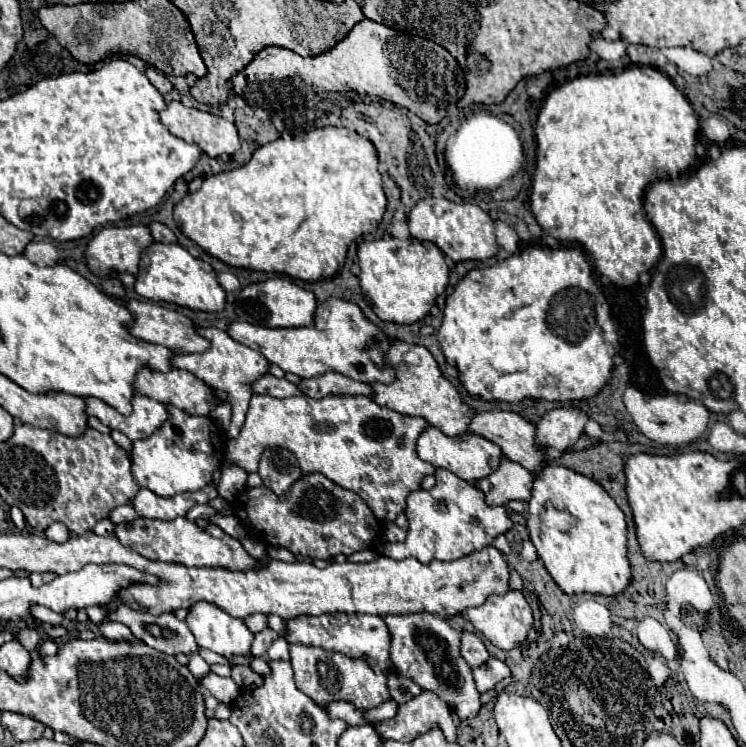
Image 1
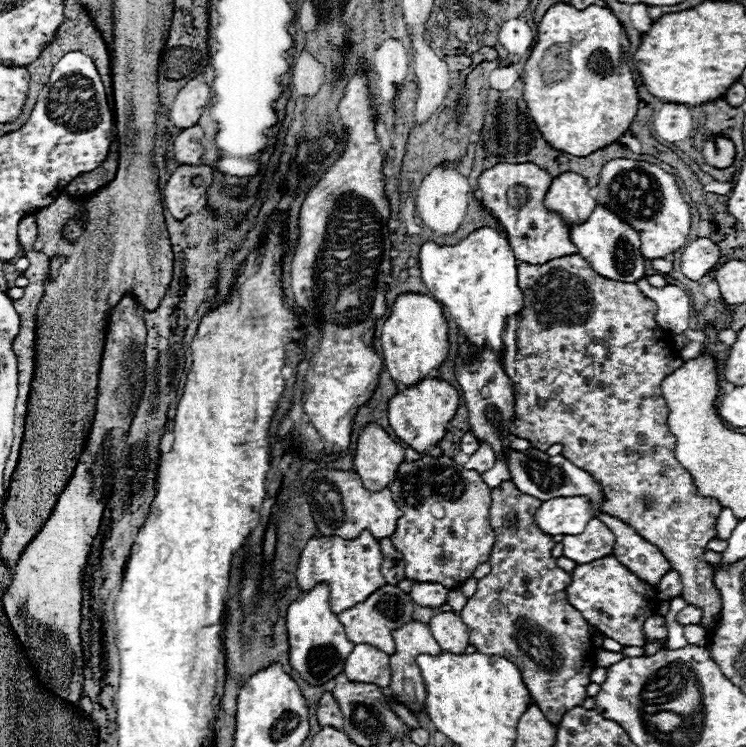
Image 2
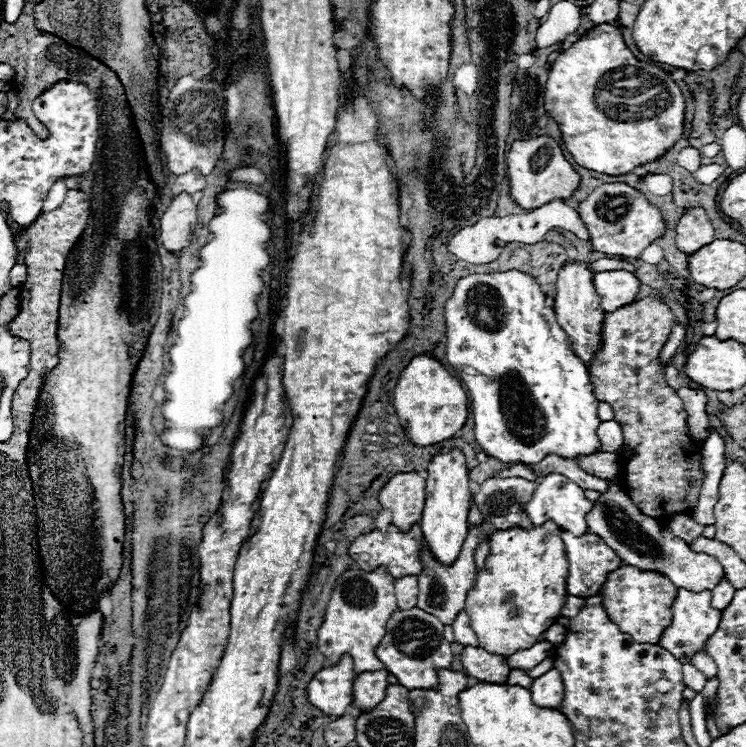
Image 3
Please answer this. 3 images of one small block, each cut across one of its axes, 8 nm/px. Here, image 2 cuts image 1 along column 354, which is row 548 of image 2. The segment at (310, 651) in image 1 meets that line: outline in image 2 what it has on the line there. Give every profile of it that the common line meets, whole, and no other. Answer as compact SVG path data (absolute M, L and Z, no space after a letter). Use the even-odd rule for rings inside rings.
M580 254L562 256L556 260L550 260L548 264L538 264L538 266L520 262L518 264L518 284L524 292L524 312L520 318L508 320L508 328L504 330L504 336L502 336L502 340L506 344L506 354L504 354L502 366L504 366L504 372L508 374L508 378L512 380L512 388L514 388L514 396L516 396L516 420L514 420L510 432L518 438L530 440L540 450L548 450L548 446L552 446L552 444L562 444L564 446L562 456L566 460L570 460L578 468L584 468L586 472L592 472L592 476L596 476L596 480L600 480L604 494L608 496L608 500L602 504L602 512L626 522L644 540L648 540L660 548L660 552L668 558L672 568L678 570L682 576L684 600L688 604L700 604L700 608L704 608L704 616L702 616L700 626L704 626L708 632L712 632L712 628L716 626L716 620L720 618L720 594L716 592L716 586L714 586L714 566L704 560L704 554L706 554L706 544L712 538L716 538L716 518L720 516L722 506L714 498L702 498L700 494L696 494L692 476L676 460L676 454L674 454L676 438L670 434L668 424L666 424L668 406L666 406L666 400L662 396L662 380L666 376L670 376L674 370L678 370L684 364L684 360L672 348L672 336L658 326L656 304L650 298L646 298L634 282L632 284L628 284L628 282L616 284L612 280L604 280L600 274L592 272L592 266Z

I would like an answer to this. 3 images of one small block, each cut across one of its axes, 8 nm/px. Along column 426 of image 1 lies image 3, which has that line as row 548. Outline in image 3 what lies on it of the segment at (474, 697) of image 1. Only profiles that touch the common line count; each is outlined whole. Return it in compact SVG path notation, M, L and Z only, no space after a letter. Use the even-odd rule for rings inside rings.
M612 484L612 488L602 494L598 502L594 502L592 512L588 512L588 530L604 538L604 542L620 556L624 564L660 572L676 588L686 588L692 592L712 590L724 578L724 570L716 560L712 560L712 556L692 552L690 546L662 526L662 522L646 518L634 504L630 504L630 498L618 484Z

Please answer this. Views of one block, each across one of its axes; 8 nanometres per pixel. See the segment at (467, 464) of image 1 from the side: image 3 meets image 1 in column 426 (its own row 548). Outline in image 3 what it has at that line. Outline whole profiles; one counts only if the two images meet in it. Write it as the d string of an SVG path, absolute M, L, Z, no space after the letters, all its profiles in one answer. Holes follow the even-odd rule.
M452 450L450 454L436 454L432 464L428 466L426 478L426 504L422 510L422 532L428 550L434 558L446 566L452 566L460 556L464 540L468 536L468 512L472 504L470 478L466 468L466 458L460 450Z

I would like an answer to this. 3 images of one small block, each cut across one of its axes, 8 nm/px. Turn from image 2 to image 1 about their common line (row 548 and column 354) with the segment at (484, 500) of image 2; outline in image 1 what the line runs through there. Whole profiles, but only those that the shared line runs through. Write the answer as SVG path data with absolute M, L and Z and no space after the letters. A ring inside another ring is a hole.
M254 394L250 400L250 408L246 412L246 422L240 428L240 434L226 444L226 458L236 466L244 468L246 472L258 470L258 460L262 450L266 448L286 448L290 450L304 474L320 472L326 478L334 480L342 488L350 488L358 492L362 500L366 500L372 512L380 520L396 520L400 512L406 508L406 496L420 488L424 476L434 474L434 466L424 462L416 454L416 440L428 428L428 422L422 418L402 416L386 406L376 404L368 396L326 396L320 400L308 396L292 396L292 398L272 398L264 394Z

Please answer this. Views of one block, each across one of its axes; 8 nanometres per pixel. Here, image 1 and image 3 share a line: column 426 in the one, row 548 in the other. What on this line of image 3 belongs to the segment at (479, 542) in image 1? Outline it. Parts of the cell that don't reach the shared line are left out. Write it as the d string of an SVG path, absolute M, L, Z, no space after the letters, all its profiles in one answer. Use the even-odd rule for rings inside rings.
M548 520L530 530L496 530L490 536L490 554L484 568L478 570L476 584L470 588L464 608L480 648L510 656L516 650L532 648L538 636L558 620L568 596L564 586L568 560L560 534L562 528L556 528L556 524Z

